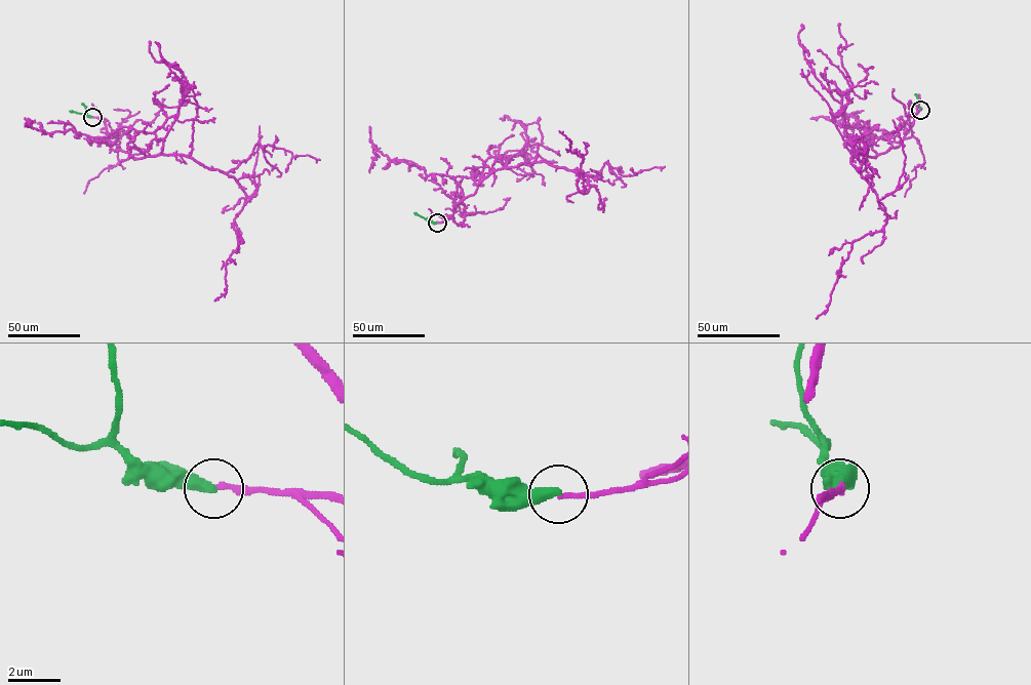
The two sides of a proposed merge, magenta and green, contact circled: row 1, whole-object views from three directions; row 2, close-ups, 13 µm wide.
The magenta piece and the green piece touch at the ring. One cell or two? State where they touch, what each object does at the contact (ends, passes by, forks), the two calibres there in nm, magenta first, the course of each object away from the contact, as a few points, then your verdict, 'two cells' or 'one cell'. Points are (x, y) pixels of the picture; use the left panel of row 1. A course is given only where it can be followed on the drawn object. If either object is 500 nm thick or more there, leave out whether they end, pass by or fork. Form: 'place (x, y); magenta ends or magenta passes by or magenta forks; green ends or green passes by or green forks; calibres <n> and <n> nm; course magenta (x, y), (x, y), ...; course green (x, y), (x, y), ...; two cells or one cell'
place (92, 117); magenta ends; green ends; calibres 220 and 420 nm; course magenta (92, 117), (113, 150), (188, 155), (245, 194), (226, 293), (214, 300); course green (92, 117), (69, 111); two cells

